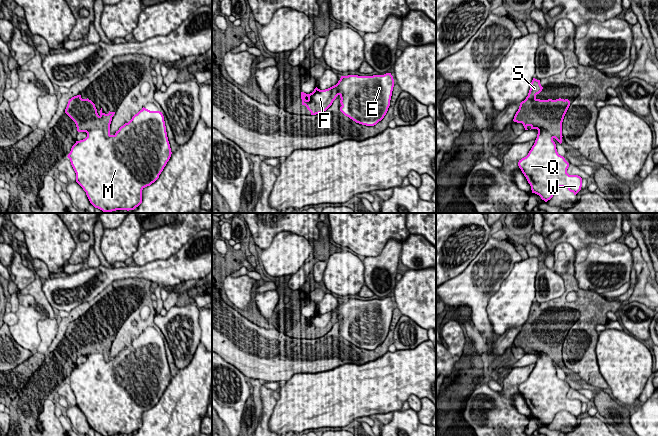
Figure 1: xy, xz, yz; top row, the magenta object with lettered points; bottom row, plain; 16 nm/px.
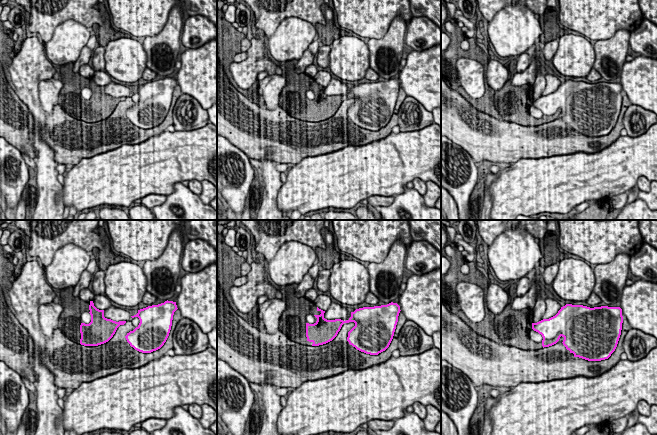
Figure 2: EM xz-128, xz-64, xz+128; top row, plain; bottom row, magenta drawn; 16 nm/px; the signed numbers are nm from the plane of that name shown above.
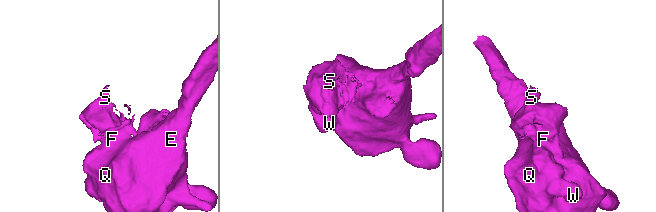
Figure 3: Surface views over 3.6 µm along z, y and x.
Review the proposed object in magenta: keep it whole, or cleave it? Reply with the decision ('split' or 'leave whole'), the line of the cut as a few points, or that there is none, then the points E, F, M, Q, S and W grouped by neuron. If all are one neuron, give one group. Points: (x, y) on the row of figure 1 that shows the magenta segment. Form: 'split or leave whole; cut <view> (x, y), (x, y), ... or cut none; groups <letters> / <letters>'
split; cut xz (339, 93), (333, 89), (323, 103), (316, 103), (311, 99); groups E F M Q W / S

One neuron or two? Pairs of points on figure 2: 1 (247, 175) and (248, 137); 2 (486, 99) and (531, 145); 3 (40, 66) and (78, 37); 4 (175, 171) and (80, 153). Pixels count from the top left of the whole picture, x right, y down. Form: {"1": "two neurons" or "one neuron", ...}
{"1": "two neurons", "2": "two neurons", "3": "two neurons", "4": "two neurons"}

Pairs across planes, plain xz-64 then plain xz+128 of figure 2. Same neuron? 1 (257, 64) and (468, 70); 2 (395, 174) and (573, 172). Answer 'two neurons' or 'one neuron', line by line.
1: one neuron
2: one neuron

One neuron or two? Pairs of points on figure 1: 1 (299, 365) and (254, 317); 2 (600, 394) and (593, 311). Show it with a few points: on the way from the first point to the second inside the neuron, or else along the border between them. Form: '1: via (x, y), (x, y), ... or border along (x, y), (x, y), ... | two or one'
1: border along (244, 317), (261, 327), (269, 328) | two
2: border along (594, 388), (601, 388), (603, 390) | two

